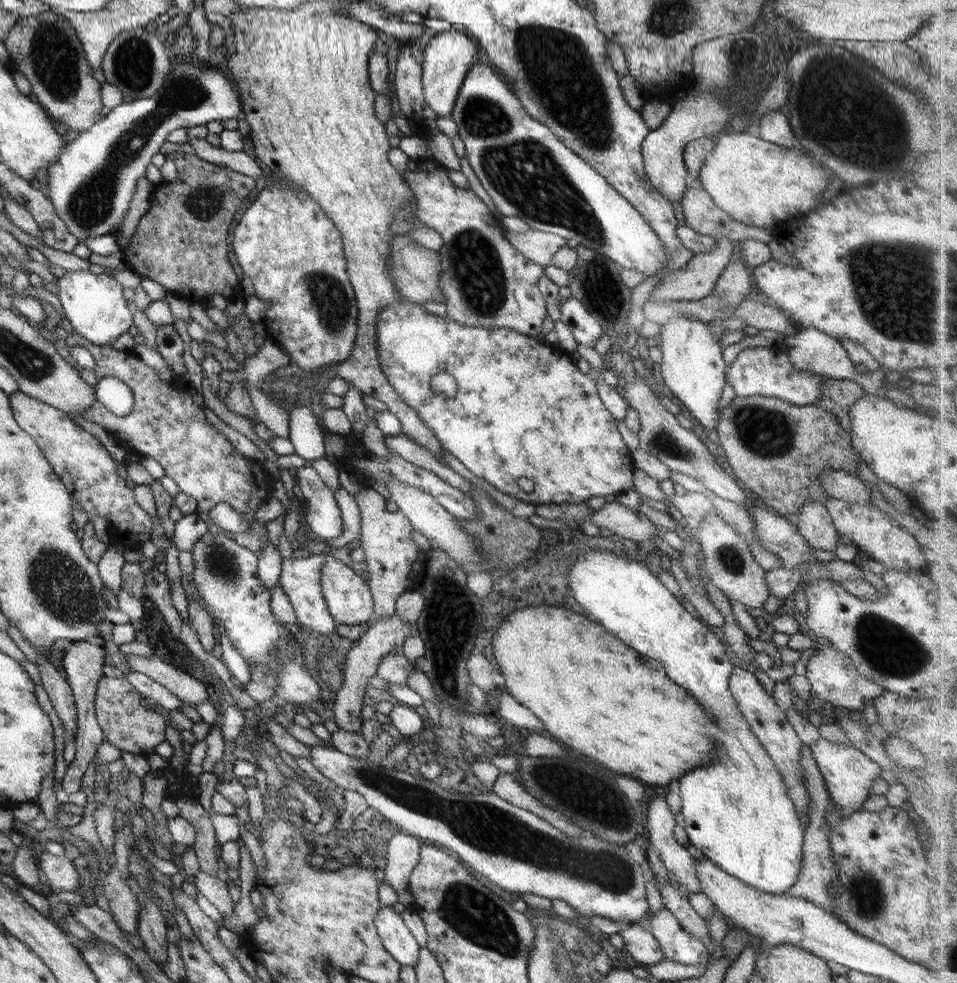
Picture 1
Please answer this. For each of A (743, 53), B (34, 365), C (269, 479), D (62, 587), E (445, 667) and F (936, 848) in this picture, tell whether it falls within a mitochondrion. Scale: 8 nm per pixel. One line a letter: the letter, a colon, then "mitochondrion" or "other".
A: mitochondrion
B: mitochondrion
C: other
D: mitochondrion
E: other
F: other

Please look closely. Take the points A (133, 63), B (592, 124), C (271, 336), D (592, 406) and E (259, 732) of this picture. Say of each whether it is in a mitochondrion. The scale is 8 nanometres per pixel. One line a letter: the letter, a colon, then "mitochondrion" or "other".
A: mitochondrion
B: mitochondrion
C: other
D: other
E: other

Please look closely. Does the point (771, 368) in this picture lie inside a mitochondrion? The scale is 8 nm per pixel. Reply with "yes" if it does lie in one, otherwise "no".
no

